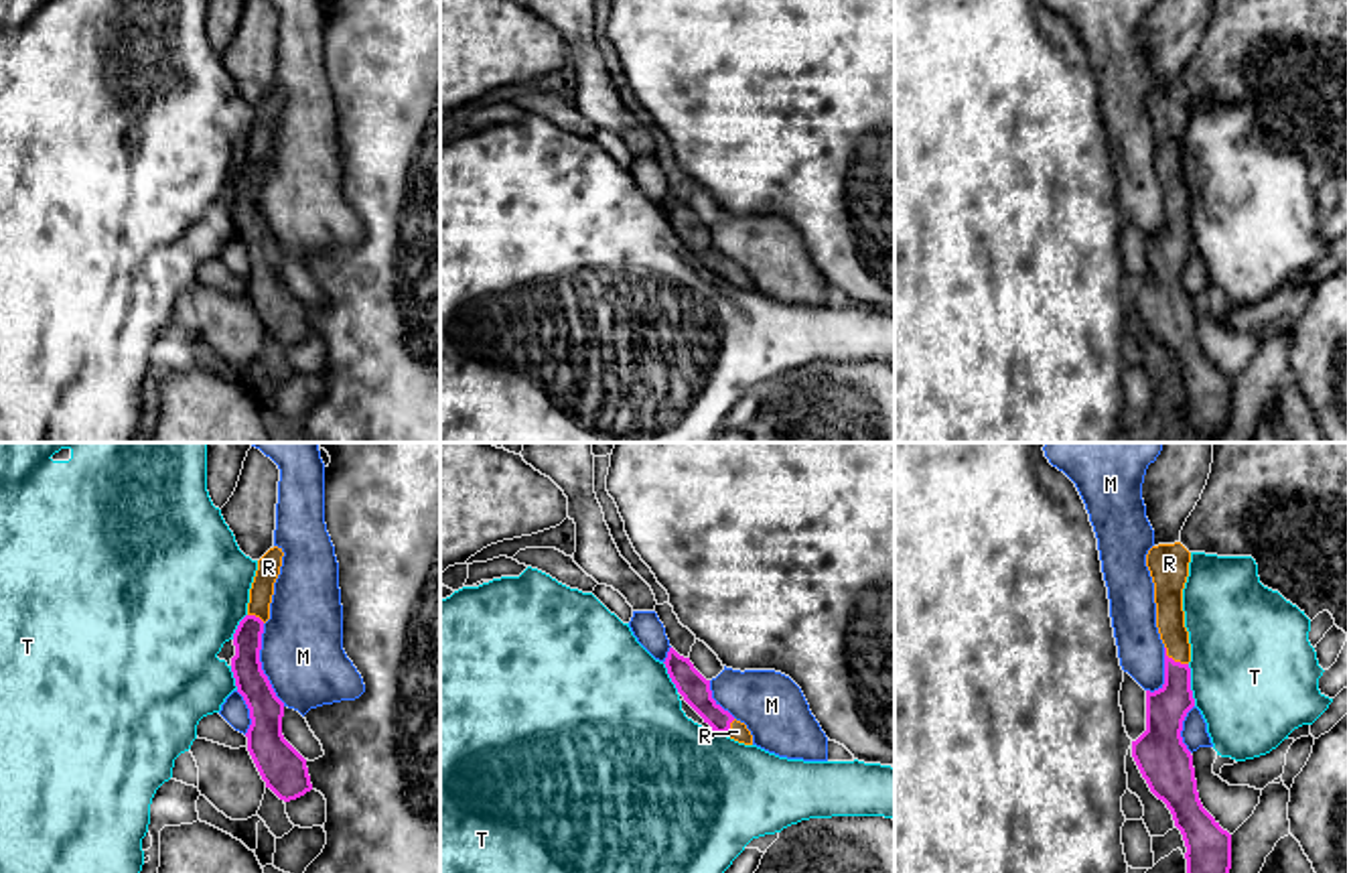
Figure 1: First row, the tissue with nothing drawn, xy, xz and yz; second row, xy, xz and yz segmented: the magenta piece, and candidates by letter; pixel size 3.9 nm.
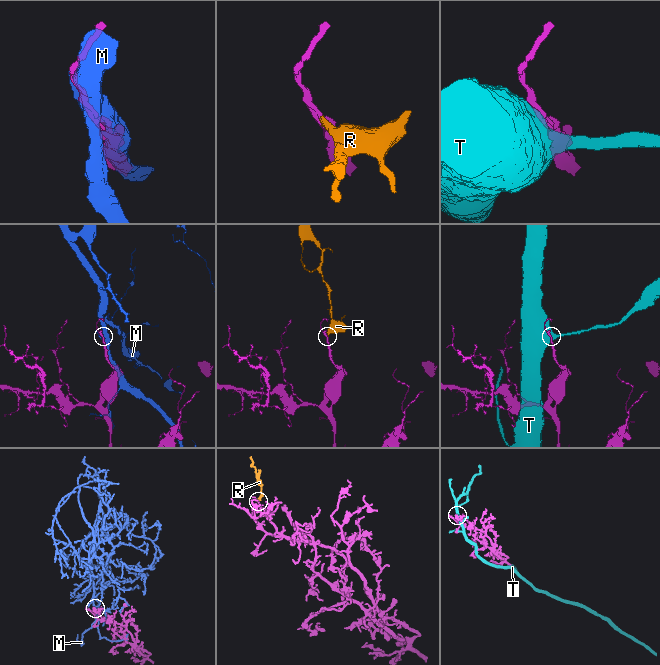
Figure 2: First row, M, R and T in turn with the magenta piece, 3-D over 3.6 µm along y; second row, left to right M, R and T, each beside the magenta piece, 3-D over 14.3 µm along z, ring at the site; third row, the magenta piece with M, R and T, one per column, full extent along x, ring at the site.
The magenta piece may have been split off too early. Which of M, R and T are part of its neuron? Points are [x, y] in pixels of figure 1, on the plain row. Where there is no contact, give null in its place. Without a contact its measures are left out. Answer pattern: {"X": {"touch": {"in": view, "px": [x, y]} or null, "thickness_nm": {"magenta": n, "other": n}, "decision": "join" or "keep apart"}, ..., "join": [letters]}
{"M": {"touch": {"in": "xy", "px": [260, 210]}, "thickness_nm": {"magenta": 140, "other": 320}, "decision": "keep apart"}, "R": {"touch": {"in": "yz", "px": [1171, 204]}, "thickness_nm": {"magenta": 160, "other": 110}, "decision": "join"}, "T": {"touch": {"in": "yz", "px": [1189, 230]}, "thickness_nm": {"magenta": 160, "other": 480}, "decision": "keep apart"}, "join": ["R"]}

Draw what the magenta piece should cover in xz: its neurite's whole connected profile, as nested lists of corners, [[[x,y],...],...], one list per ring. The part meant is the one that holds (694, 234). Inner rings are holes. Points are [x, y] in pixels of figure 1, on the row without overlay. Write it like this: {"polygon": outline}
{"polygon": [[[669,193],[663,209],[678,238],[704,264],[704,268],[712,272],[712,276],[722,278],[738,288],[753,290],[753,280],[747,270],[736,266],[712,244],[710,225],[706,225],[694,213],[690,203],[684,203]]]}

